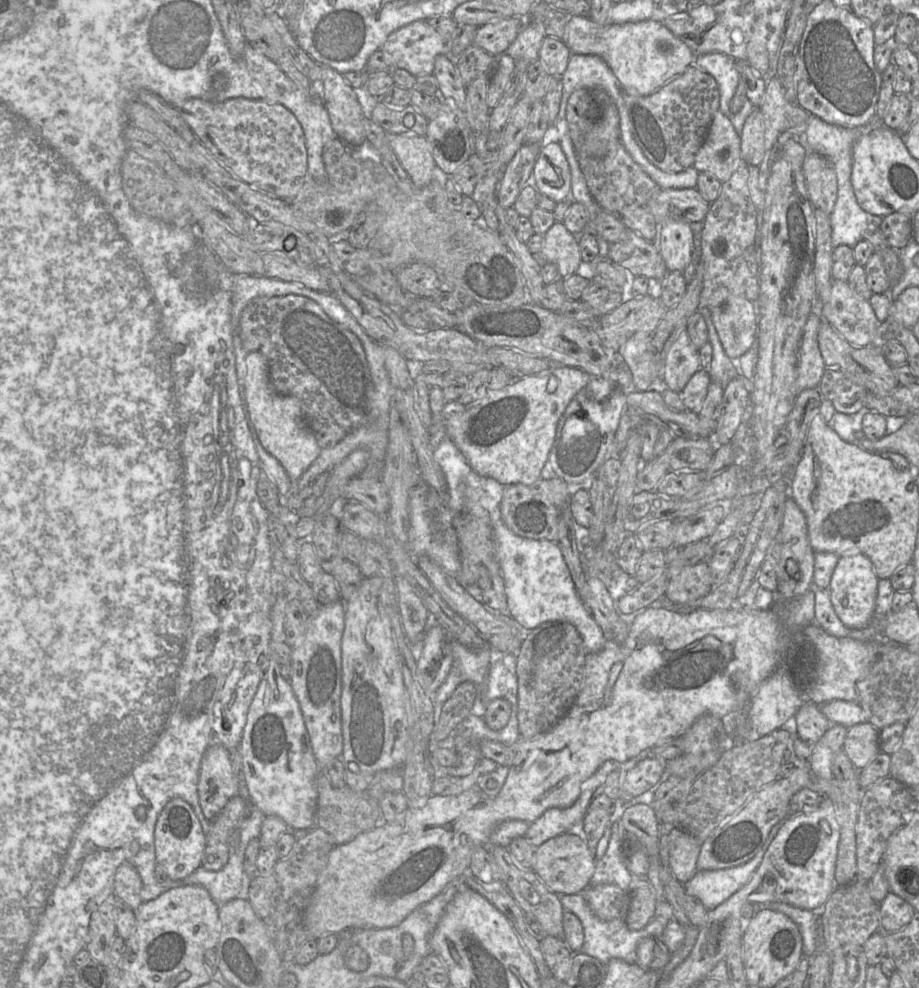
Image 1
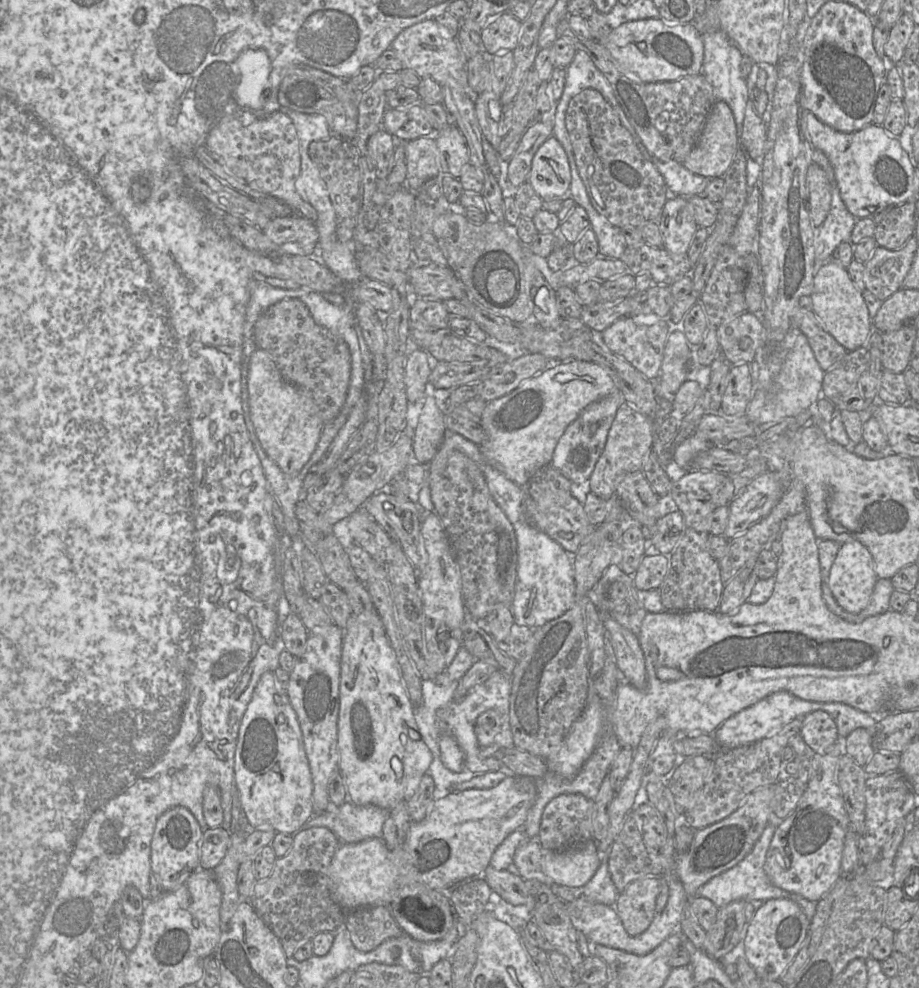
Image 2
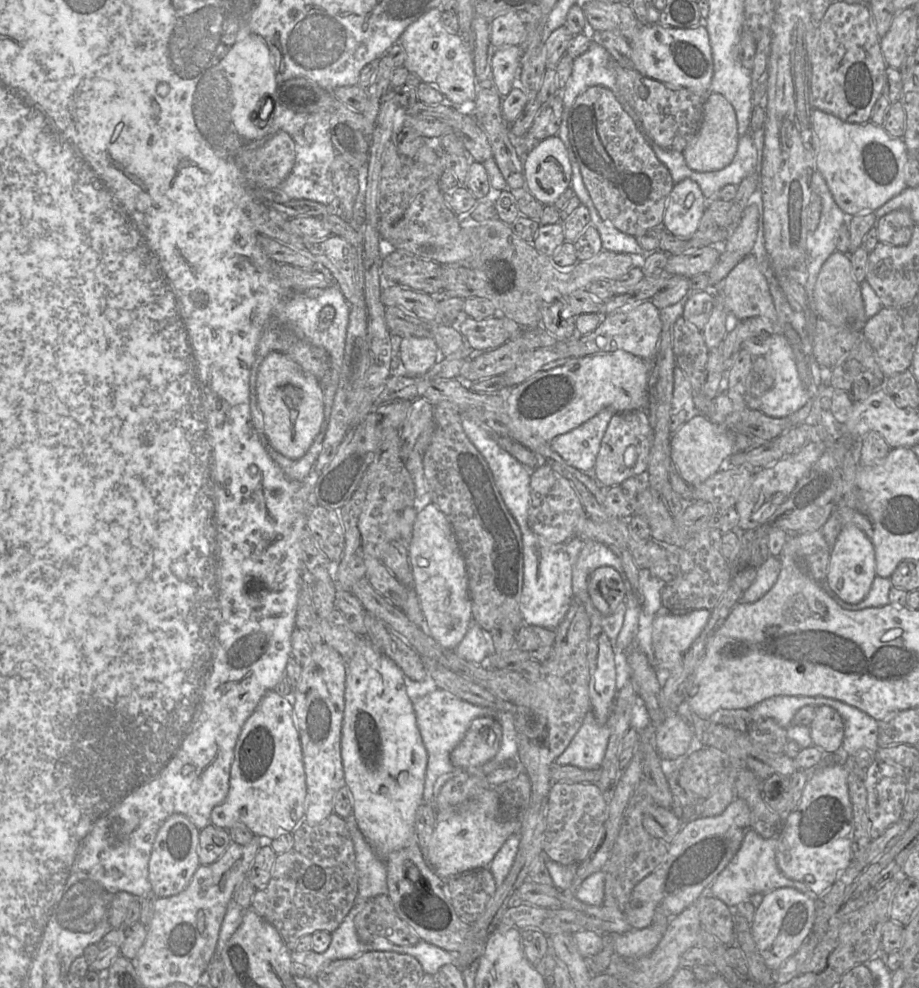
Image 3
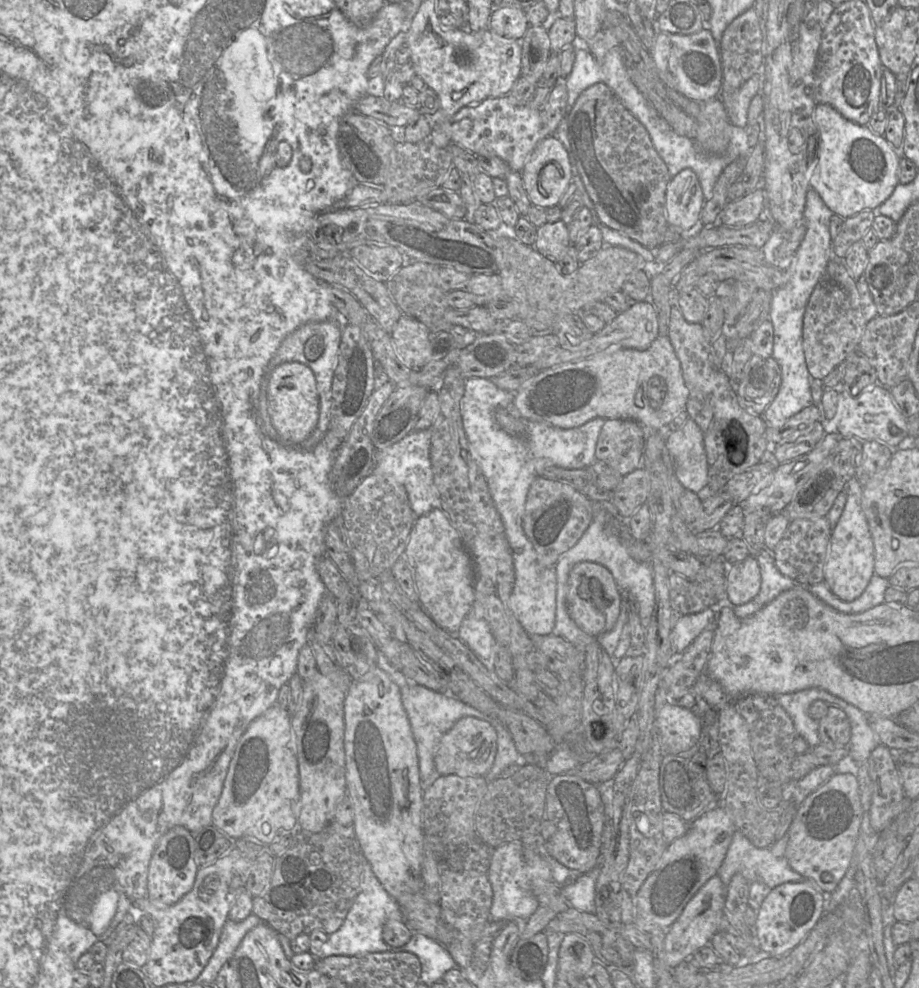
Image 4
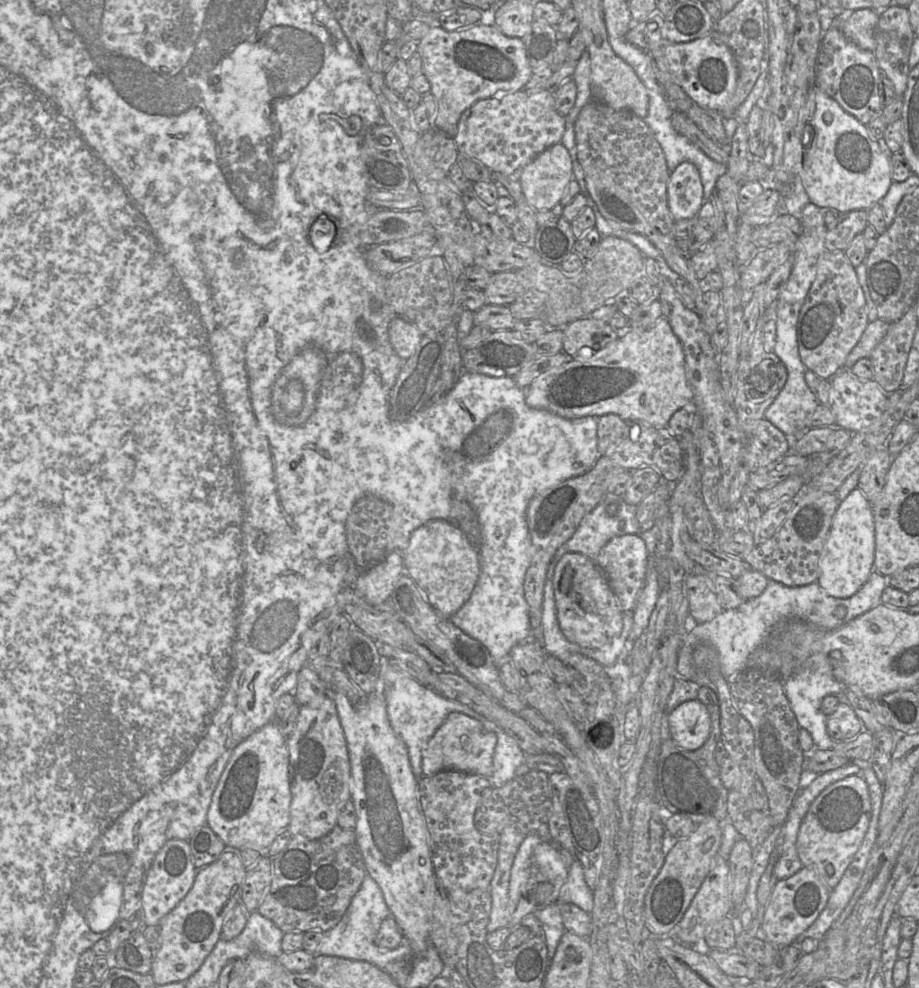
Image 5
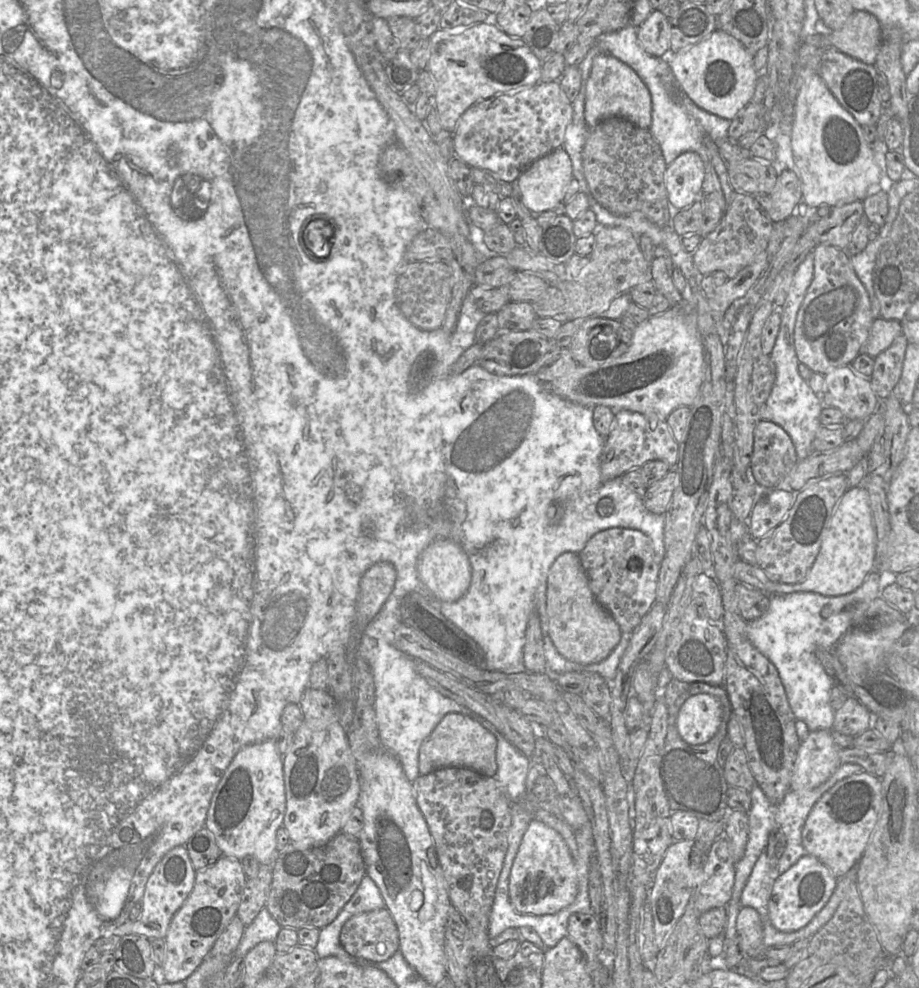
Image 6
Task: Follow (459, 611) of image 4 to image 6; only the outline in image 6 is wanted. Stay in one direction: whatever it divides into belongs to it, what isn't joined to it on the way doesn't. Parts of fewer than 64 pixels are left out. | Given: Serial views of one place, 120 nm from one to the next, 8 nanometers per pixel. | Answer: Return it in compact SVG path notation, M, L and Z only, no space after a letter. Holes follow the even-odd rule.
M438 538L431 542L420 555L418 575L424 588L438 602L453 602L462 597L471 582L471 567L462 546L450 538Z

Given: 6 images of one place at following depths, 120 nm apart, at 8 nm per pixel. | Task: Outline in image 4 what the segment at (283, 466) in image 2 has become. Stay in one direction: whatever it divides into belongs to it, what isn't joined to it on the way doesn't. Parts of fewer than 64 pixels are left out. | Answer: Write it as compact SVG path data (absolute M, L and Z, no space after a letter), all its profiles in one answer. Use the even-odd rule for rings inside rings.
M286 362L267 369L261 384L259 410L261 423L270 437L279 437L285 444L301 444L306 441L316 428L319 417L318 393L312 370L299 362Z

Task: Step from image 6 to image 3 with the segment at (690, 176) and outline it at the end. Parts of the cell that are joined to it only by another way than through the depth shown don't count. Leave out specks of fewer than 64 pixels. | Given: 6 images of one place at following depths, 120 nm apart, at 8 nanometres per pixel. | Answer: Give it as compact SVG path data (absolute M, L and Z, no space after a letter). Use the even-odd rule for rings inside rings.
M684 179L674 184L668 196L662 225L673 236L688 239L698 231L705 210L706 199L699 185Z

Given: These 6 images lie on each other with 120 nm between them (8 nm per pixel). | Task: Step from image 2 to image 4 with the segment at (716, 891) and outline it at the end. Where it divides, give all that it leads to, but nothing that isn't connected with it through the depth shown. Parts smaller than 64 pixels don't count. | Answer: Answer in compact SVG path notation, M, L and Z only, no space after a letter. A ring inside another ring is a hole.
M736 830L717 875L725 886L737 873L743 875L749 882L760 881L764 883L768 889L772 889L783 883L803 882L806 878L793 870L786 859L785 852L788 840L789 835L786 833L770 847L758 848L743 833Z

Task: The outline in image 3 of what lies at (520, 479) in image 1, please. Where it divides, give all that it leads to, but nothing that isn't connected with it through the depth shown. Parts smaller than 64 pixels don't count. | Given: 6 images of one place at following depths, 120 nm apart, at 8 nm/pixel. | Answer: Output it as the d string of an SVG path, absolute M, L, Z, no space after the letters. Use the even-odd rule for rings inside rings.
M625 351L595 354L572 359L555 368L540 371L506 393L506 410L512 438L535 453L541 445L550 444L557 436L565 434L585 423L602 410L616 413L645 410L648 405L648 382L653 361L648 361Z

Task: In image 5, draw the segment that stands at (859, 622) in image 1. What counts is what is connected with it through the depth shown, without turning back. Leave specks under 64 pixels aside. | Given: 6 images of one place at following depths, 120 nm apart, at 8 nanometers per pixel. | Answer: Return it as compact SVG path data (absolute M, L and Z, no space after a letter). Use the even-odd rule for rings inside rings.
M856 487L839 503L819 561L817 583L835 598L849 598L868 580L874 569L875 524L871 503Z

